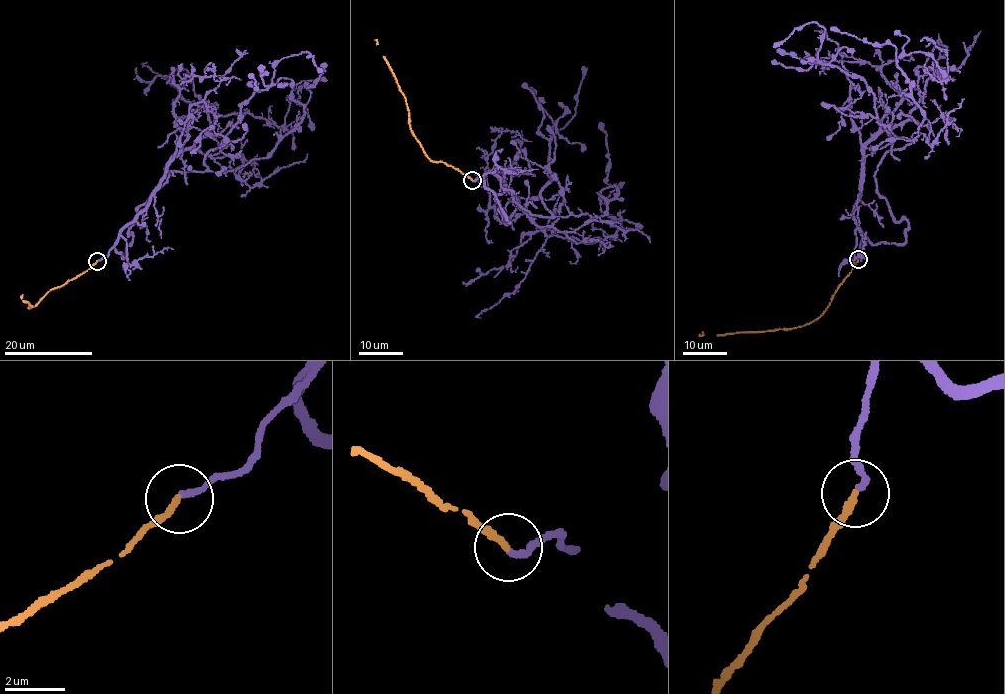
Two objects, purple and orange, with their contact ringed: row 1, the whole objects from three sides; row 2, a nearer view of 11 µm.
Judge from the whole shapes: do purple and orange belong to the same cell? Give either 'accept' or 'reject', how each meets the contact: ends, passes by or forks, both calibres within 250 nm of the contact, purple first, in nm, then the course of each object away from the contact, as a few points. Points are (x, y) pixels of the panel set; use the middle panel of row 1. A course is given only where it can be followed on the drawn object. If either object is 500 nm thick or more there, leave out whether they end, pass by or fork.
accept; purple ends; orange ends; calibres 220 and 220 nm; course purple (472, 180), (530, 173), (527, 159), (553, 178), (550, 137), (574, 115), (584, 66); course orange (472, 180), (444, 162), (431, 161), (427, 156), (410, 127), (406, 99), (374, 40)

